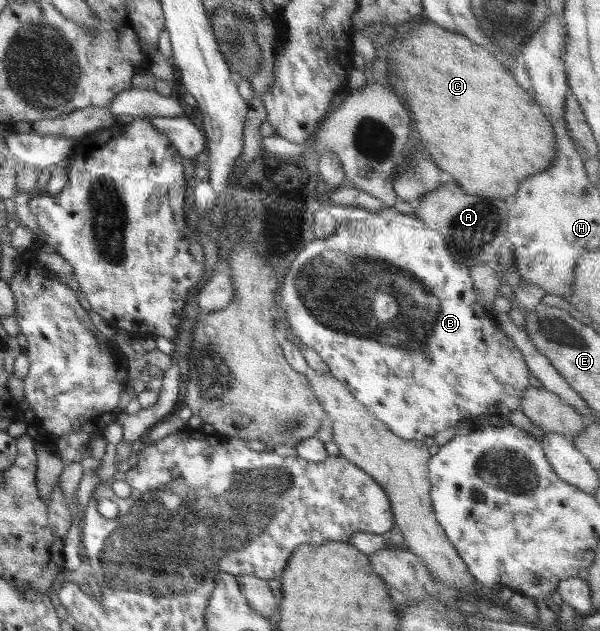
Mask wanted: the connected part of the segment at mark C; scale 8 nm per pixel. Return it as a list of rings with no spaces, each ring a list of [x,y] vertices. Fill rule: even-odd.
[[[422,21],[406,39],[390,43],[390,63],[412,111],[422,147],[436,167],[450,173],[466,193],[480,193],[510,202],[524,179],[544,172],[555,159],[552,127],[532,95],[516,83],[506,65],[468,37]]]

